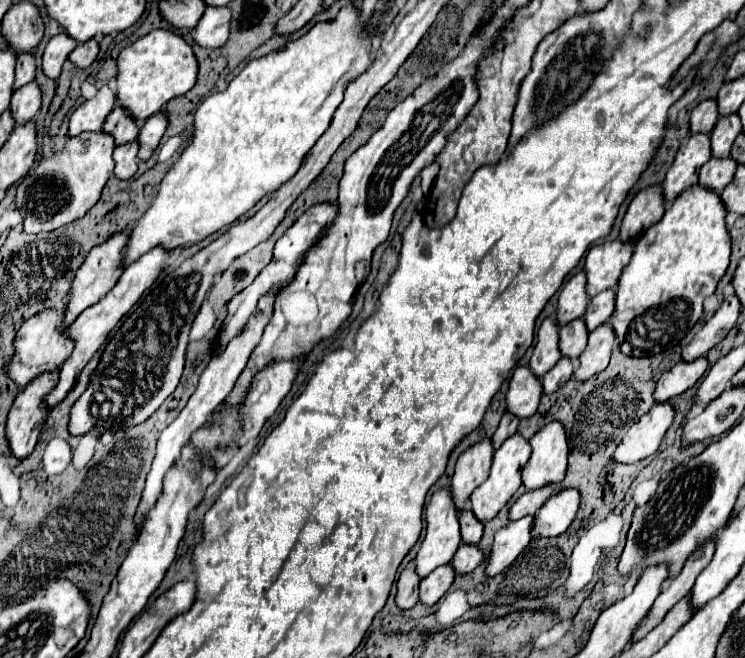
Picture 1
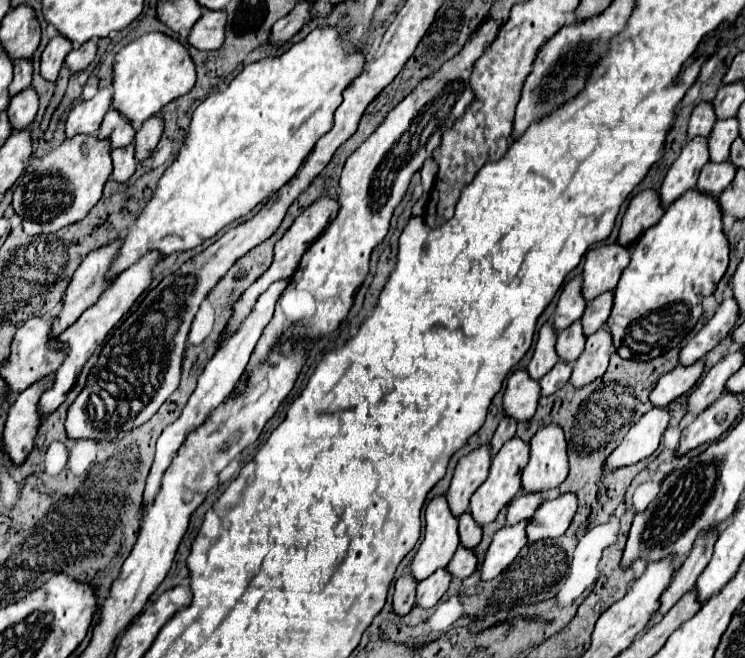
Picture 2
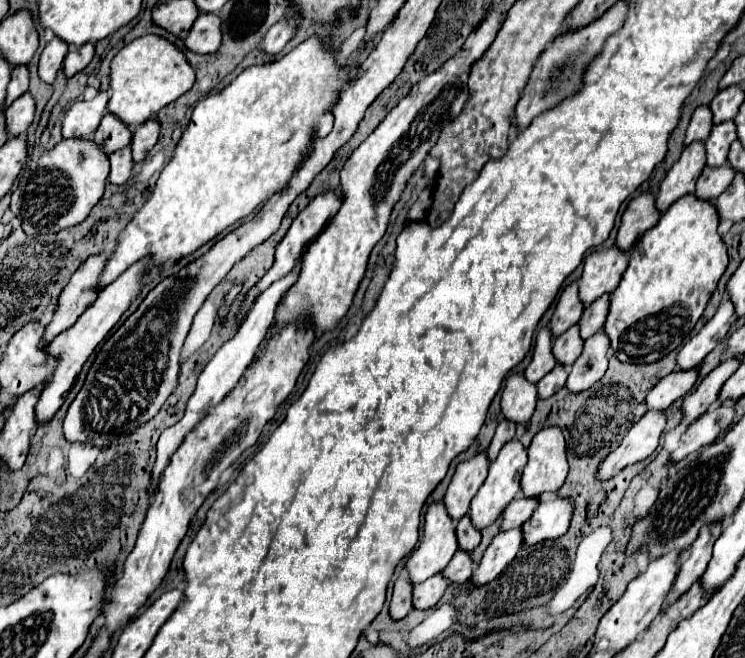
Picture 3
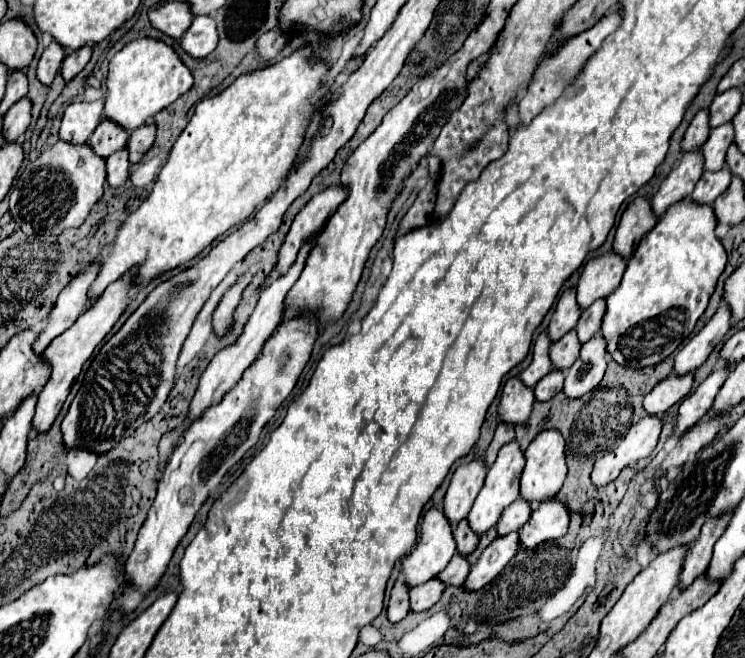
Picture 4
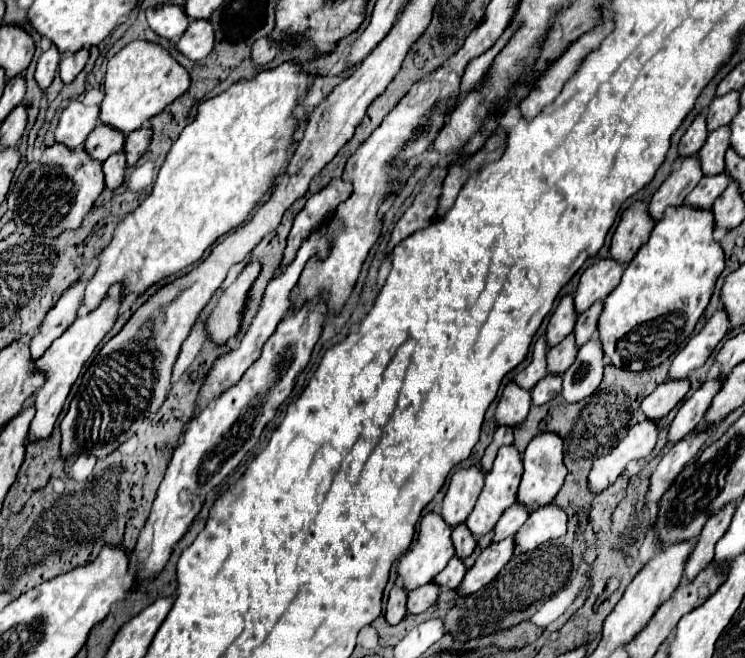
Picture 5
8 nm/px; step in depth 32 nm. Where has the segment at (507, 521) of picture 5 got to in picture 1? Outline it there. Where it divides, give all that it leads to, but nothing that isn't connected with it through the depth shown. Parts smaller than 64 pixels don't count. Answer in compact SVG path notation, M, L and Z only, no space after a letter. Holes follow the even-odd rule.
M544 486L544 488L528 490L526 494L522 494L522 496L510 506L508 520L514 522L514 520L520 520L520 518L524 518L524 516L534 516L536 510L548 500L548 496L550 496L552 490L554 490L554 486Z

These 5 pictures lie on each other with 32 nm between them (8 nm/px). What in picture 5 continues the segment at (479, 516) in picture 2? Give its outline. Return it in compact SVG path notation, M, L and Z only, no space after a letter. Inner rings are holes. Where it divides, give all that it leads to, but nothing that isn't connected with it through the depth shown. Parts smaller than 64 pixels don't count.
M502 446L498 450L496 460L494 460L492 472L486 474L486 484L484 484L480 496L478 496L478 502L476 502L474 510L470 512L470 516L466 520L466 526L468 526L468 530L472 532L474 538L480 538L480 536L488 534L496 526L502 512L516 502L516 490L518 490L518 484L520 484L520 476L522 476L520 452L516 452L514 446Z

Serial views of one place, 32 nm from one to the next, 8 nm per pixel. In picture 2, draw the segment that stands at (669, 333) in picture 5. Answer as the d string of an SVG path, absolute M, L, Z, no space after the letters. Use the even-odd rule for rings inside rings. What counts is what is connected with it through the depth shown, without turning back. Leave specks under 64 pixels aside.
M688 190L672 206L666 208L660 222L648 228L640 240L632 246L632 256L628 268L614 290L612 312L608 316L608 332L612 334L616 352L626 360L654 360L664 352L676 348L682 338L694 328L702 316L702 302L714 290L728 268L728 240L722 232L722 212L716 198L700 194L698 190Z

